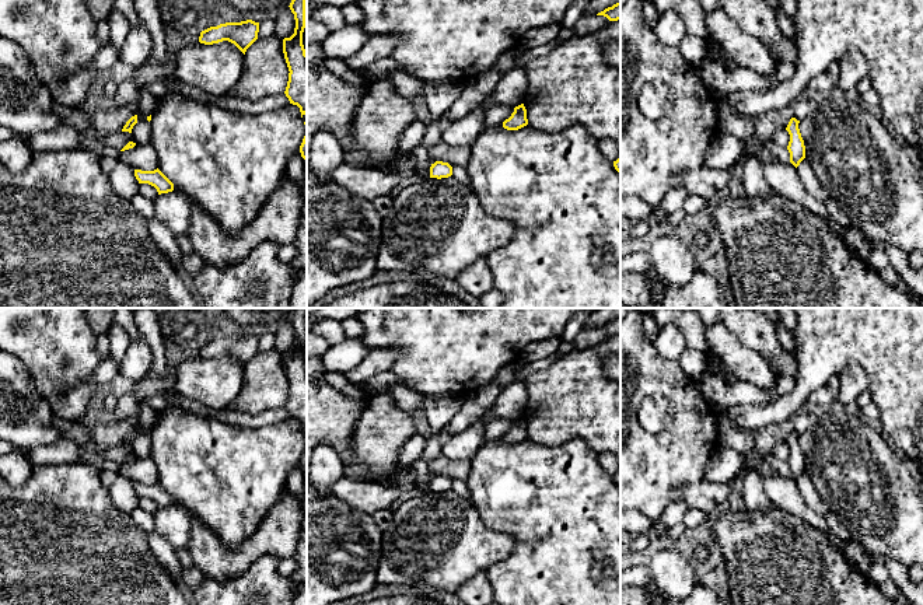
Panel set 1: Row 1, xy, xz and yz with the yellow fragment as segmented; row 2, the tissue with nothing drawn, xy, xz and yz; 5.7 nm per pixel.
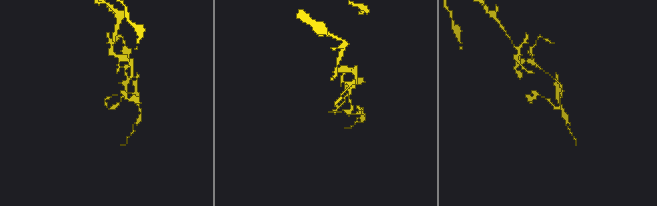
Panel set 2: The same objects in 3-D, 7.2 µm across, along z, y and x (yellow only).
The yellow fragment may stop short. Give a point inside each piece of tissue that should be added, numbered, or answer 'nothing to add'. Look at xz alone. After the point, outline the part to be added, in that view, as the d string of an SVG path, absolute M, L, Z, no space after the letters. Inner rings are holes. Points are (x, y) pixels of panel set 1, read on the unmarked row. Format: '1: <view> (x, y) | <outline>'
nothing to add

